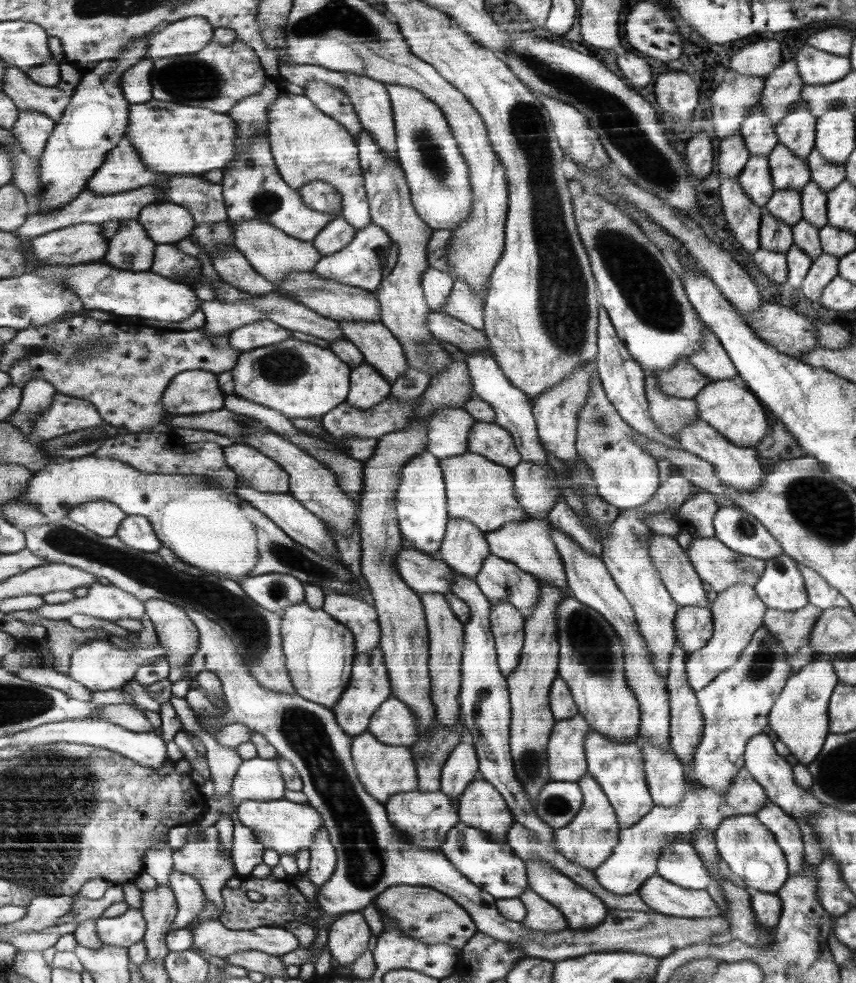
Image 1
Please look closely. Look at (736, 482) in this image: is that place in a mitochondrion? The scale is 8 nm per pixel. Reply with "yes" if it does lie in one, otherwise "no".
no

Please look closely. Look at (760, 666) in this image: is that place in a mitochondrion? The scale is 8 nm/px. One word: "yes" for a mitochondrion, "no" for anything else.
yes

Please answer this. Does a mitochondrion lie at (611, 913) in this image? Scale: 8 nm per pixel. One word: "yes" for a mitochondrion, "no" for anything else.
no

